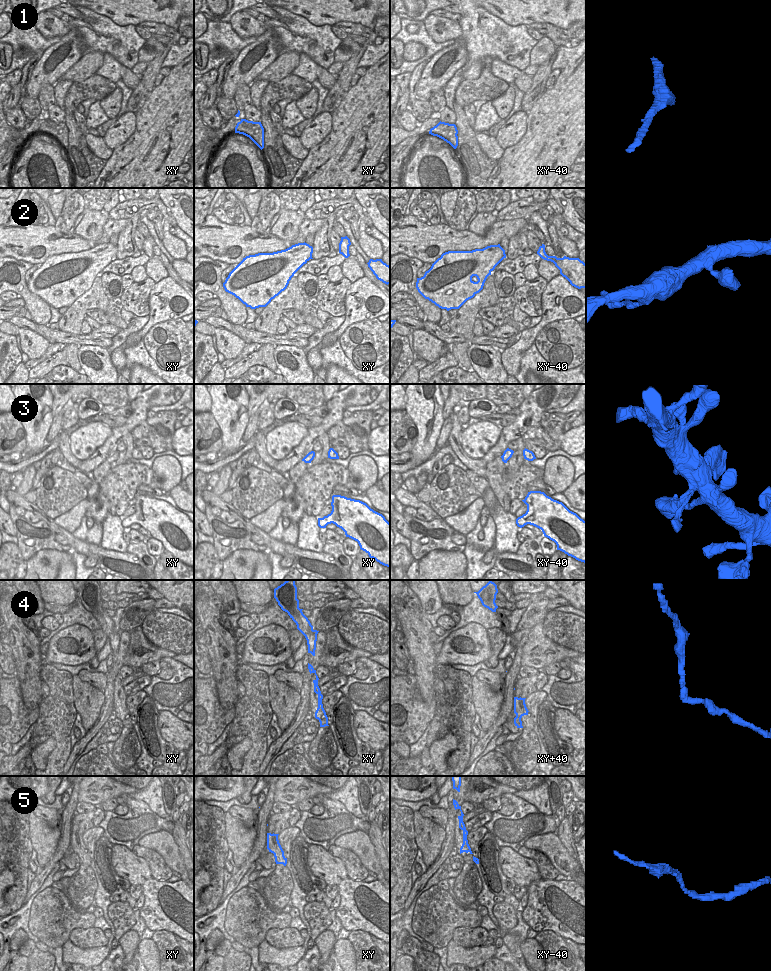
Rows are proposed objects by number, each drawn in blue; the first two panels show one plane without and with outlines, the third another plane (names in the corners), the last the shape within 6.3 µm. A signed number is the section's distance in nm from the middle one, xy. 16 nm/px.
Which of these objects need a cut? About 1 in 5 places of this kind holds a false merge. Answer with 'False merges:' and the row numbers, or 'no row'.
False merges: 1, 4

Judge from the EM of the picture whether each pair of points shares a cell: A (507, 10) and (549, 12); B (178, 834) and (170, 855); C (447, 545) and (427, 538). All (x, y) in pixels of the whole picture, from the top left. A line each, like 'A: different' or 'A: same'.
A: same
B: different
C: same

